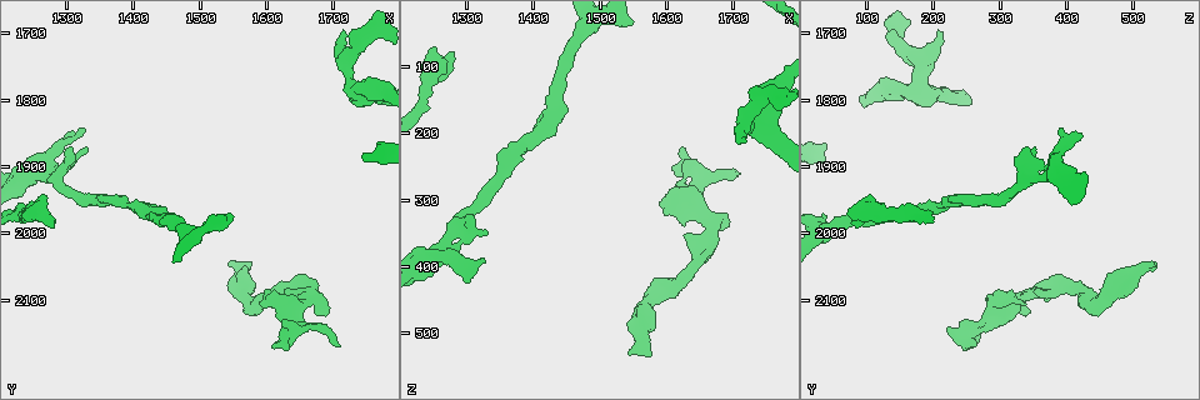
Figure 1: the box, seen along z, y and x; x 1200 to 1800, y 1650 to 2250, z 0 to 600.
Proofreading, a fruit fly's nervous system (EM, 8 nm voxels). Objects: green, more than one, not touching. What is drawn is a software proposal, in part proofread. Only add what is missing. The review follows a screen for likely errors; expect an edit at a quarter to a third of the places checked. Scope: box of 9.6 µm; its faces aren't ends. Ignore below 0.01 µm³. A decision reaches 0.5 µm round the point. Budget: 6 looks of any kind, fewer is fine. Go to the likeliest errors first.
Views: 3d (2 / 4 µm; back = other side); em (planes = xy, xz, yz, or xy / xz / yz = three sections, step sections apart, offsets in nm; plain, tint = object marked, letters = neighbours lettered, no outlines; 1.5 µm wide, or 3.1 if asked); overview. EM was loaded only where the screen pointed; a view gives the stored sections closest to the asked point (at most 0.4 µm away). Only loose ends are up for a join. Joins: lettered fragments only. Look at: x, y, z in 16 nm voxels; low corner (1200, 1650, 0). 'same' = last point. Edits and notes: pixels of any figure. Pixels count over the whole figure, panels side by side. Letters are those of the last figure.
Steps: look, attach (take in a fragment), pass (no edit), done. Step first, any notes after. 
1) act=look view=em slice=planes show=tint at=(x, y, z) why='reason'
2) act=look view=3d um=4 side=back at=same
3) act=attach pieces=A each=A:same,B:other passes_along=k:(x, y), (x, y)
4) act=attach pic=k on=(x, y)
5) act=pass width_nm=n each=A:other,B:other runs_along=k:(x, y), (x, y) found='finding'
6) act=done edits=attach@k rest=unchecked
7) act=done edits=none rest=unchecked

act=look view=em slice=yz step=8 show=plain at=(1280, 1980, 80) why='free end'

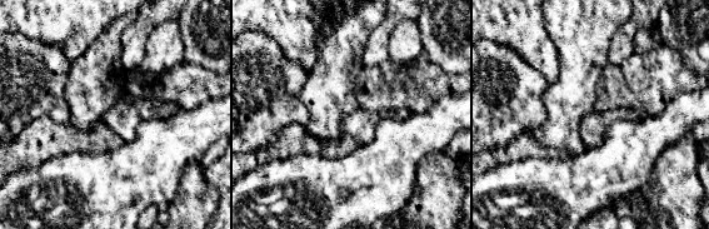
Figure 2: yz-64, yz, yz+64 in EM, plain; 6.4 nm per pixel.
act=look view=em slice=yz step=8 show=tint at=same

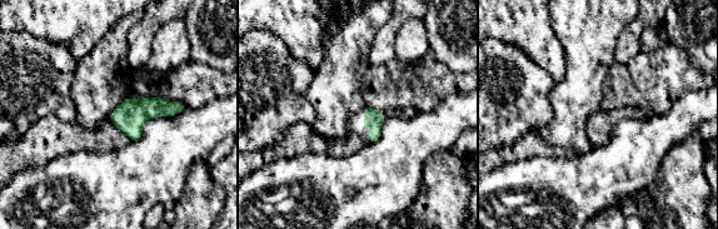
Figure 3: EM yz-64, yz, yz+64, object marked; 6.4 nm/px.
act=look view=em slice=yz step=8 show=letters at=same why='see the neighbours'

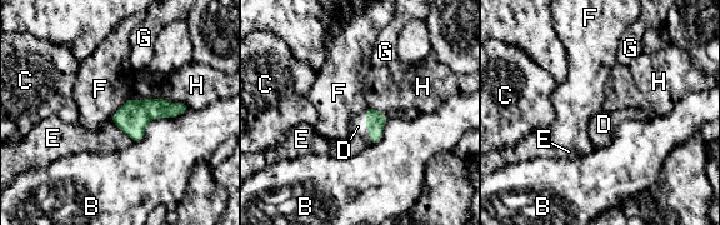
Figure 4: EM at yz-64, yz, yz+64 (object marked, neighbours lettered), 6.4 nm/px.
act=attach pieces=D each=B:other,C:other,D:same,E:other,F:other,G:other,H:other passes_along=4:(375, 120), (366, 126), (358, 126) found='it goes on there'

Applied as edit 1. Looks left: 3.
act=look view=3d um=2 at=(1690, 2120, 340) why='branch stops here'

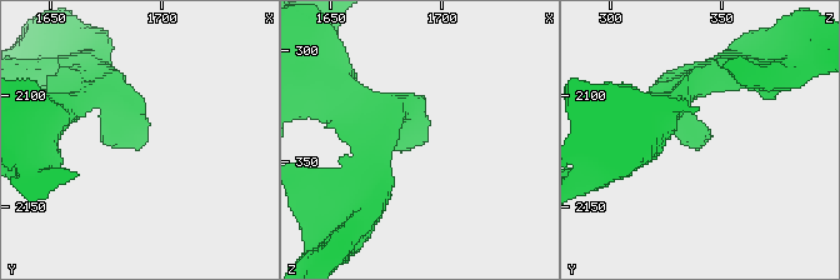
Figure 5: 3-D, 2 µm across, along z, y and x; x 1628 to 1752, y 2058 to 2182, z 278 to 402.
act=look view=em slice=planes show=letters at=(1693, 2119, 340)

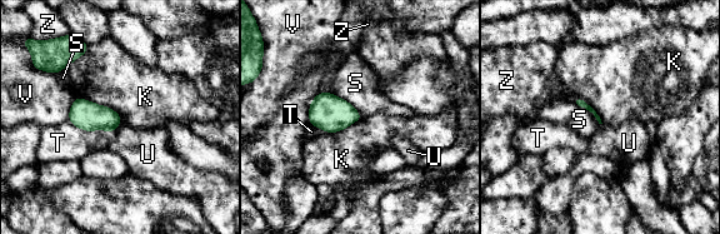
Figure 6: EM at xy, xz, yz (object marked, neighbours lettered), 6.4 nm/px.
act=pass each=K:other,S:other,T:other,U:other,V:other,Z:other found='no lettered fragment goes on from it'

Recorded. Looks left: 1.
act=done edits=attach@4 rest=unchecked

